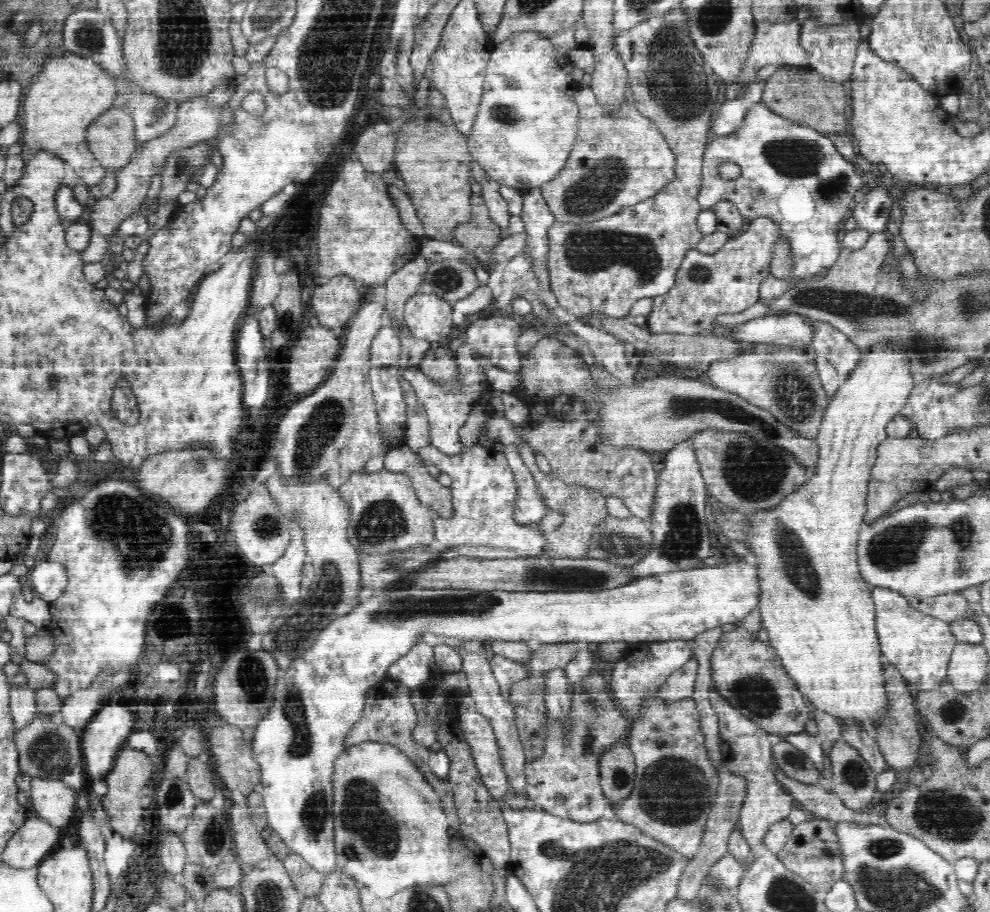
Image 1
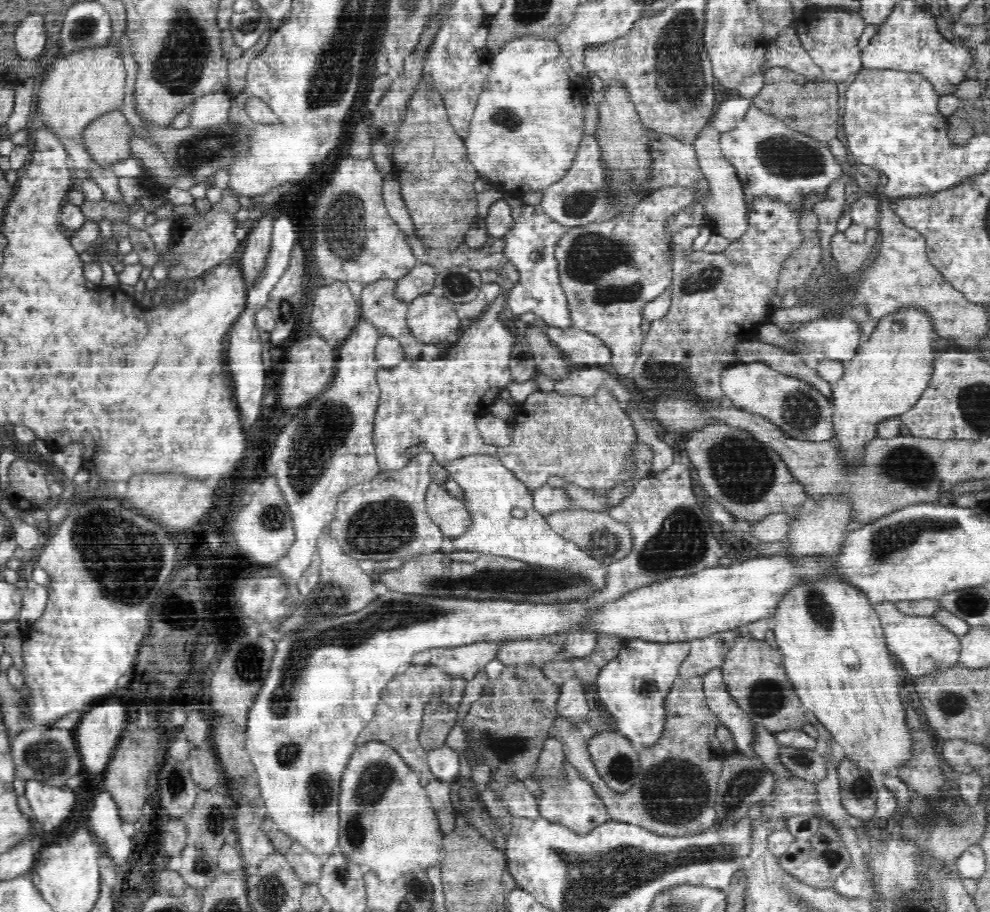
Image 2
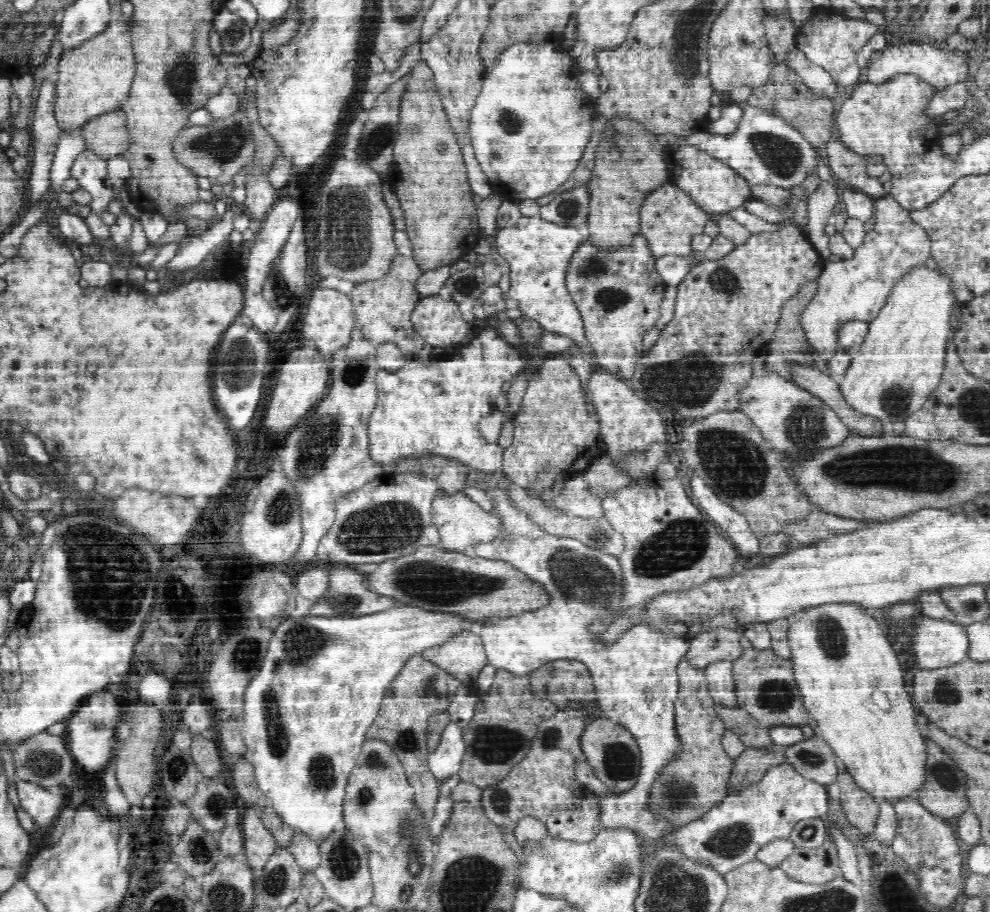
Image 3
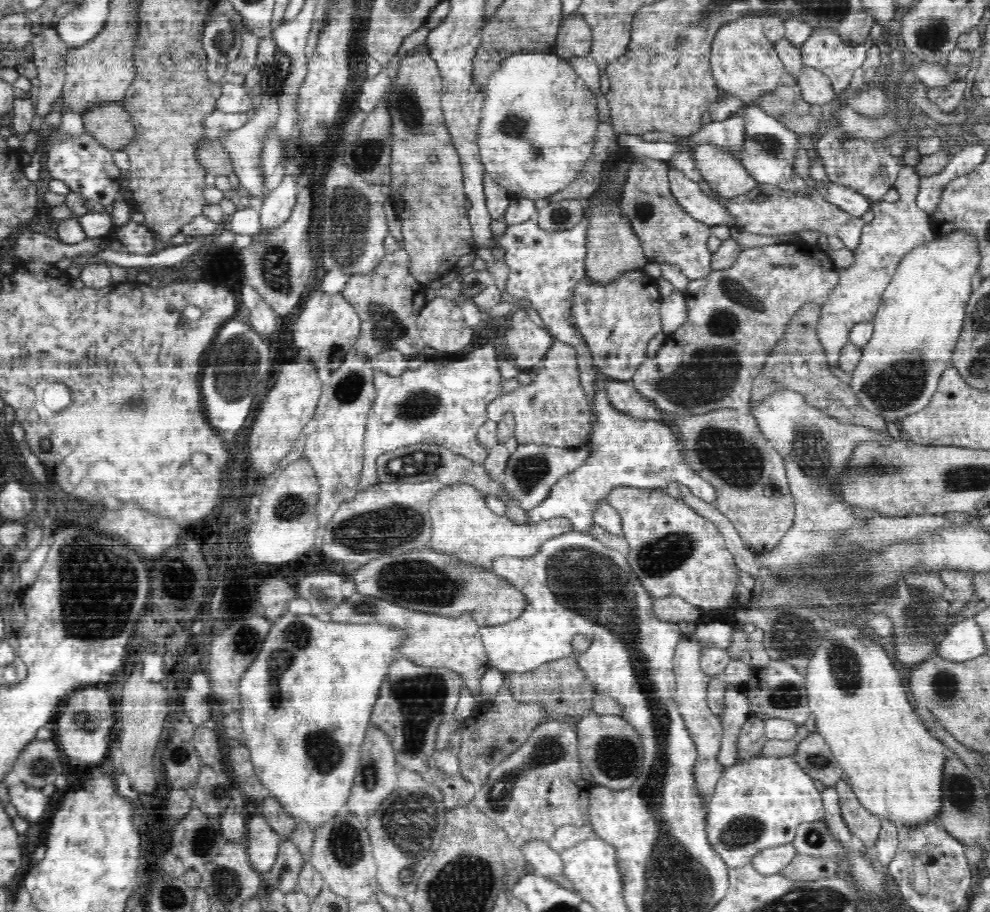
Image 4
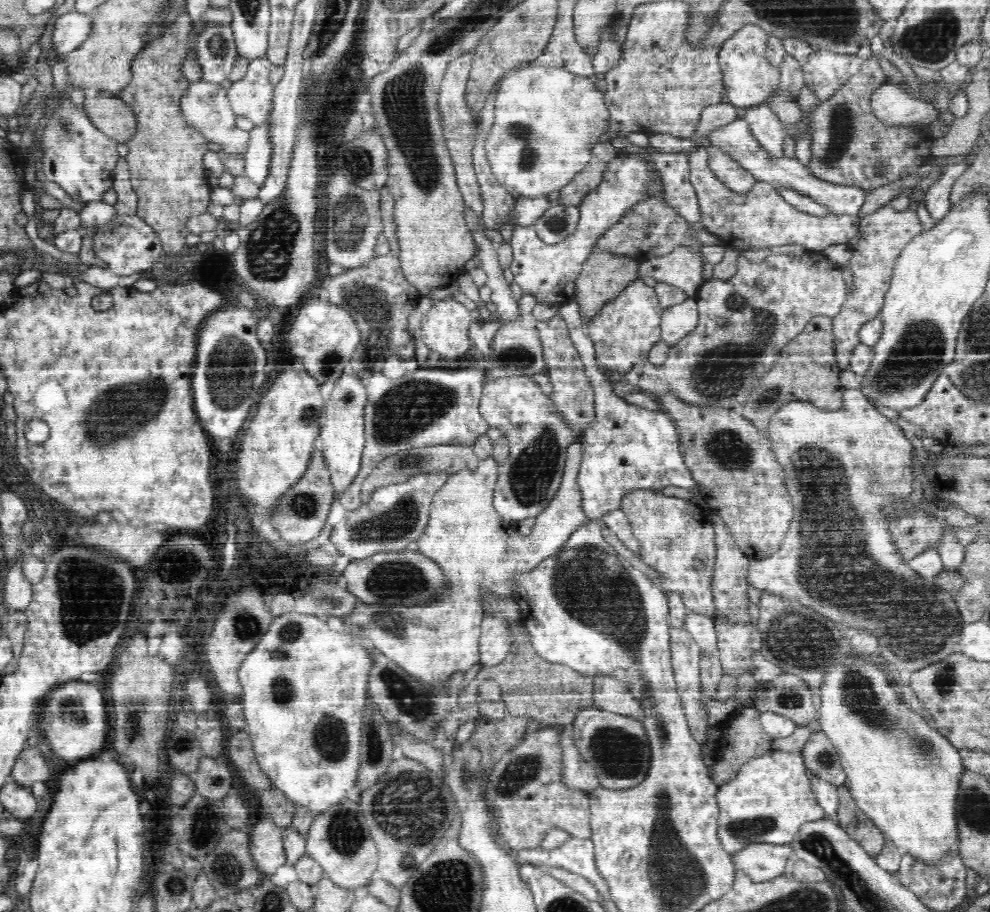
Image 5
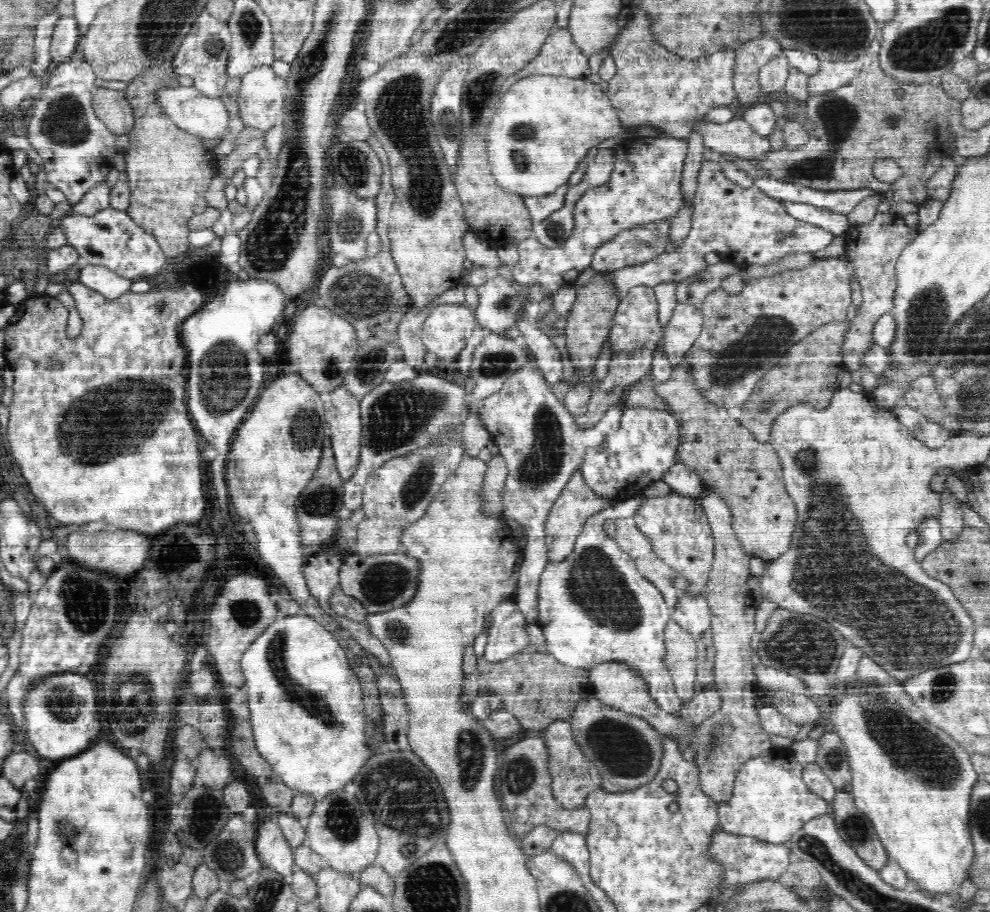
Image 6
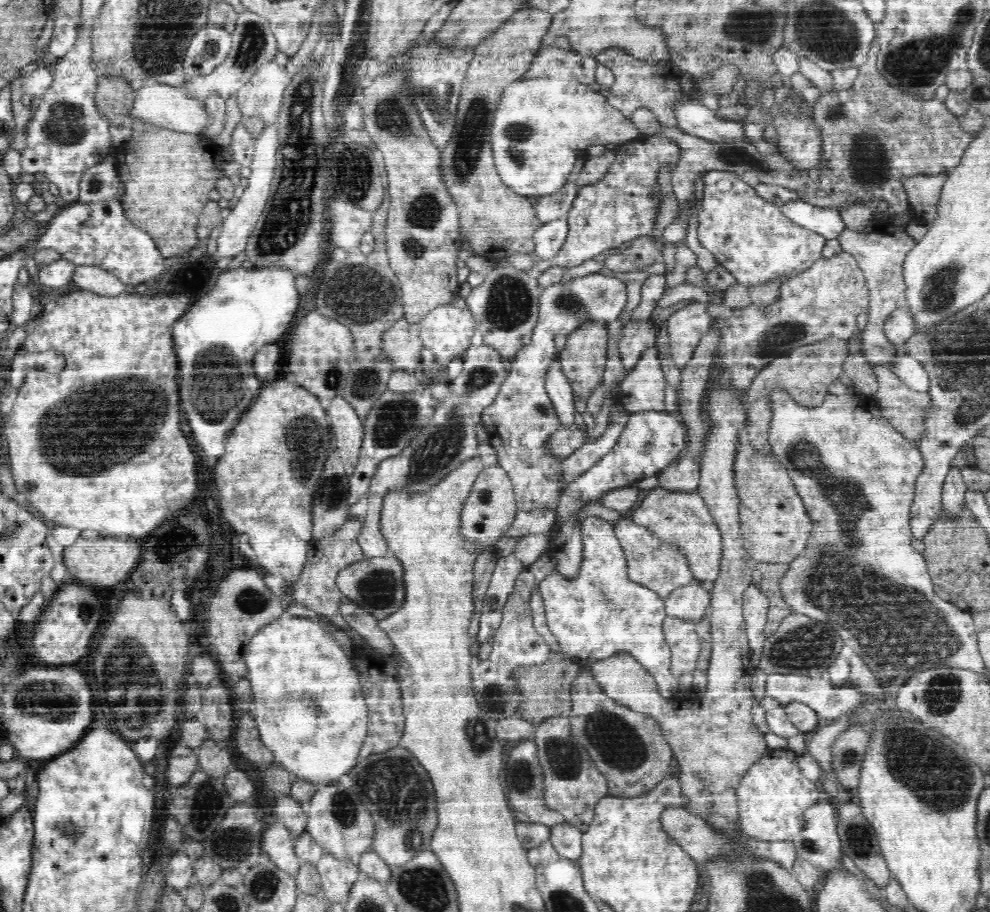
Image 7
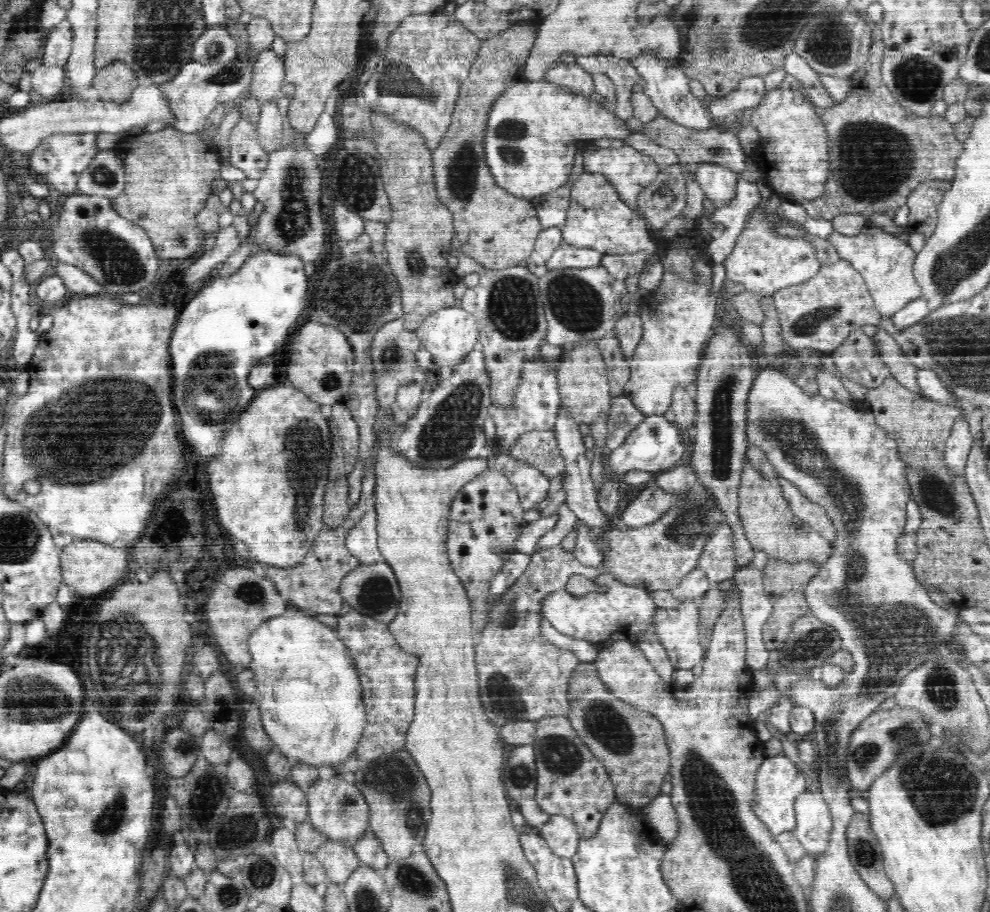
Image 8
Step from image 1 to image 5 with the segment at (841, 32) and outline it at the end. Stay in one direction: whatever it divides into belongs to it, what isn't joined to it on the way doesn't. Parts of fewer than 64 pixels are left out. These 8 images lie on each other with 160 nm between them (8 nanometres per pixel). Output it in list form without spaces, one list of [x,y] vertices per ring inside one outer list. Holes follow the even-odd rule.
[[[828,50],[816,51],[803,68],[804,83],[815,88],[820,101],[830,99],[863,66],[856,55],[836,54]]]

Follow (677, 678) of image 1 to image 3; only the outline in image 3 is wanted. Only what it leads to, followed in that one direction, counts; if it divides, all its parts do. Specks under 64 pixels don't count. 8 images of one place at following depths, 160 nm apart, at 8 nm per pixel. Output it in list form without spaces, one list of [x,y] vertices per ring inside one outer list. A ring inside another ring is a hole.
[[[730,629],[714,630],[690,641],[684,661],[692,668],[704,671],[708,665],[738,658],[742,650],[738,632]]]

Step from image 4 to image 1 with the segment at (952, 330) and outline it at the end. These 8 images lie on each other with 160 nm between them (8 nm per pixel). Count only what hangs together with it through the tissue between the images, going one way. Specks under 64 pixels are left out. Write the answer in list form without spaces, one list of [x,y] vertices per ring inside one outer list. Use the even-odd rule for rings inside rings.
[[[878,348],[862,360],[825,408],[815,440],[816,464],[806,482],[776,506],[742,514],[738,520],[742,535],[740,542],[748,546],[749,556],[754,556],[748,559],[753,564],[756,562],[756,607],[761,626],[769,635],[768,645],[776,651],[810,707],[824,708],[838,719],[849,716],[861,720],[872,735],[872,718],[884,706],[881,664],[884,658],[874,626],[875,608],[870,596],[873,585],[860,571],[858,548],[878,447],[886,440],[888,423],[899,414],[904,398],[914,387],[915,379],[908,377],[904,364],[900,353],[892,348]]]

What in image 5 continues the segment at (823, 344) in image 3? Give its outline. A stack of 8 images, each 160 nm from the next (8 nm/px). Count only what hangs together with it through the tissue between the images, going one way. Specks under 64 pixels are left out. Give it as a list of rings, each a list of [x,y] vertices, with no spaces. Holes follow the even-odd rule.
[[[911,190],[909,206],[905,210],[894,210],[889,204],[880,207],[872,214],[864,216],[859,222],[860,238],[856,246],[852,244],[852,256],[849,262],[853,274],[853,293],[847,292],[845,304],[832,317],[832,333],[834,333],[834,354],[839,370],[850,369],[850,356],[854,346],[860,344],[858,332],[866,321],[878,316],[885,302],[885,294],[889,289],[889,280],[893,273],[895,260],[902,249],[916,236],[923,232],[916,210],[924,202],[925,193]]]

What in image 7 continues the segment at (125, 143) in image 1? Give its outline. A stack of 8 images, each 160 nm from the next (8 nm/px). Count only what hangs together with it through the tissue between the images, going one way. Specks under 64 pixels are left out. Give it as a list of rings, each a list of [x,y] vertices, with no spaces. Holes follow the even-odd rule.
[[[99,77],[96,86],[95,101],[101,116],[108,118],[112,126],[128,124],[128,114],[131,112],[135,100],[136,92],[131,88],[131,84],[124,78]]]

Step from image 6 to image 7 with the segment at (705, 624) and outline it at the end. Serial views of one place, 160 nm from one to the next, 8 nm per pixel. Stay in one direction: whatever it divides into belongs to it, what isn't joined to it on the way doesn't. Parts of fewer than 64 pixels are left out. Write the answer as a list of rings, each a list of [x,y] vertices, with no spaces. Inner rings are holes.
[[[698,580],[672,591],[664,599],[668,617],[686,621],[700,621],[708,614],[711,593]]]

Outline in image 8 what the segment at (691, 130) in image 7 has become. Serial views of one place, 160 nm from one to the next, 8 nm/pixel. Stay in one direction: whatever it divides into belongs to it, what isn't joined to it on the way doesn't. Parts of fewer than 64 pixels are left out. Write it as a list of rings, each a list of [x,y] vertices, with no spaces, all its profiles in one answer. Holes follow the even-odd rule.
[[[642,55],[640,58],[628,59],[636,67],[639,74],[643,76],[645,92],[653,102],[653,105],[659,110],[659,113],[665,115],[678,124],[686,126],[689,129],[706,130],[719,128],[717,121],[711,117],[710,107],[700,102],[699,98],[690,92],[691,79],[679,66],[666,66],[662,59]]]

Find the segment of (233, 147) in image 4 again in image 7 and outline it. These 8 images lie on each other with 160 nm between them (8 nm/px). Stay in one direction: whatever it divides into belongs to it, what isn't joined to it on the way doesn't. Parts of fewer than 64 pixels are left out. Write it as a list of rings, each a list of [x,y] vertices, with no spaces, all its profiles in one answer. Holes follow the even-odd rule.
[[[154,83],[140,88],[136,92],[133,107],[127,117],[128,123],[135,118],[140,118],[143,122],[155,123],[156,126],[170,130],[196,134],[200,134],[201,130],[204,130],[204,127],[209,123],[204,102],[190,99],[182,86],[168,86],[163,83]]]

